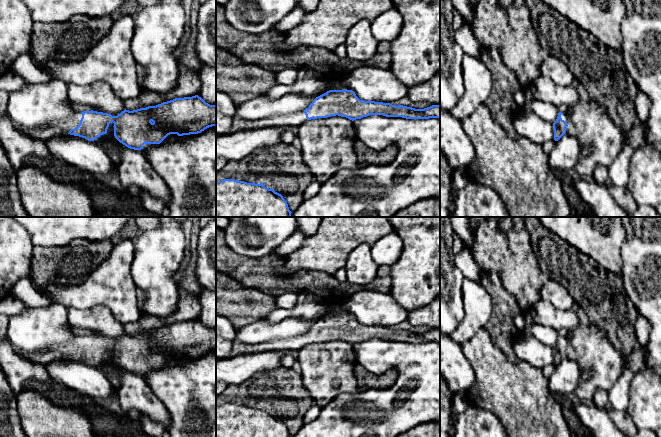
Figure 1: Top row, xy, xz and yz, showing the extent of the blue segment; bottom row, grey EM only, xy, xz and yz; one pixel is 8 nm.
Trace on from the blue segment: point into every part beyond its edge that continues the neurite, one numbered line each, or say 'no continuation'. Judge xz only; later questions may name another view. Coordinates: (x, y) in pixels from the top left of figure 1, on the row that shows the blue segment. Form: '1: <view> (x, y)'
1: xz (293, 121)

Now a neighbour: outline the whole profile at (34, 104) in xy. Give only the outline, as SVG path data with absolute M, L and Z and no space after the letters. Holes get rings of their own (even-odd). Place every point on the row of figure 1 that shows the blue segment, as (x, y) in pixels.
M55 79L44 84L26 83L19 90L11 92L7 113L12 121L27 127L34 127L55 120L66 120L76 114L68 99L67 83Z

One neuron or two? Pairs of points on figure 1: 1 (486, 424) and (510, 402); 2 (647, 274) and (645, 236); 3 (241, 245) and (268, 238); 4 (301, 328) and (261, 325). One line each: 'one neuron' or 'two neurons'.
1: two neurons
2: one neuron
3: one neuron
4: one neuron

